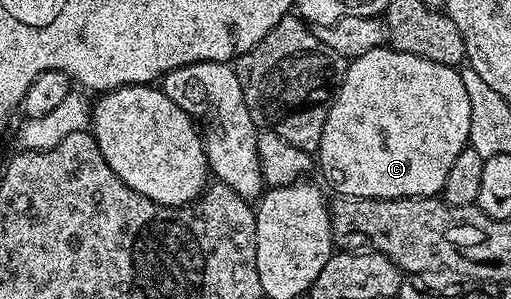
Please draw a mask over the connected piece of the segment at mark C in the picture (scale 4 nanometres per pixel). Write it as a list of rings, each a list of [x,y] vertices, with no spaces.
[[[389,46],[373,48],[368,54],[360,54],[360,58],[349,61],[346,73],[342,75],[342,85],[334,94],[334,101],[330,103],[328,118],[324,122],[324,130],[320,138],[320,146],[316,153],[316,164],[322,167],[326,180],[335,189],[335,193],[343,196],[359,196],[373,200],[402,200],[405,196],[433,196],[437,197],[444,186],[444,178],[448,178],[448,170],[452,170],[452,162],[468,147],[469,119],[471,107],[468,104],[467,91],[461,82],[461,74],[457,67],[440,62],[432,62],[428,58],[420,58],[416,54],[401,52]]]

